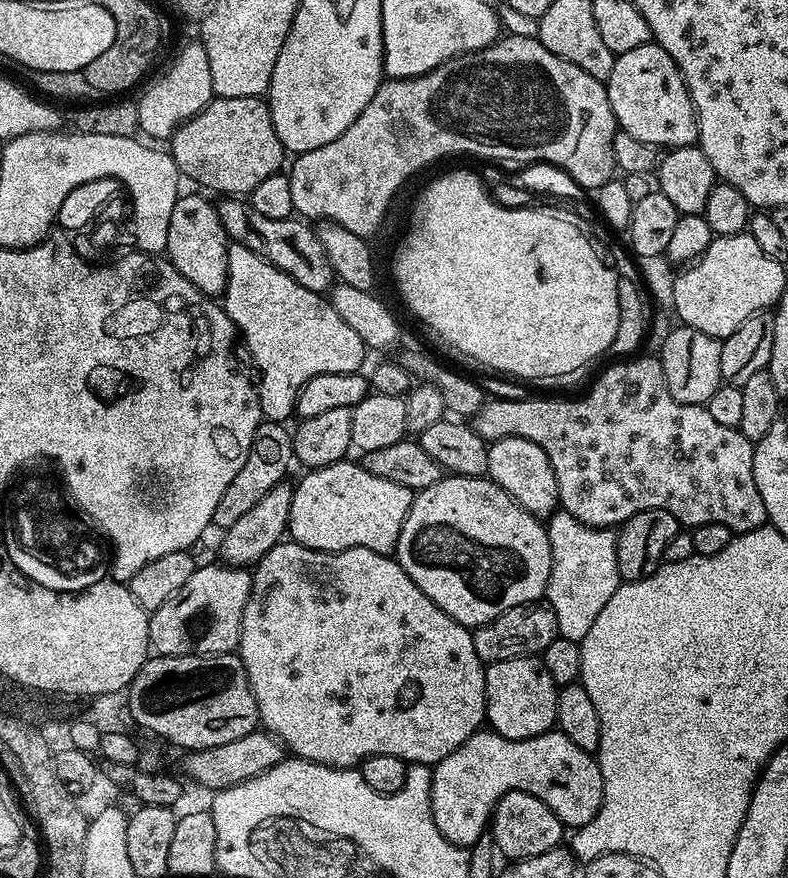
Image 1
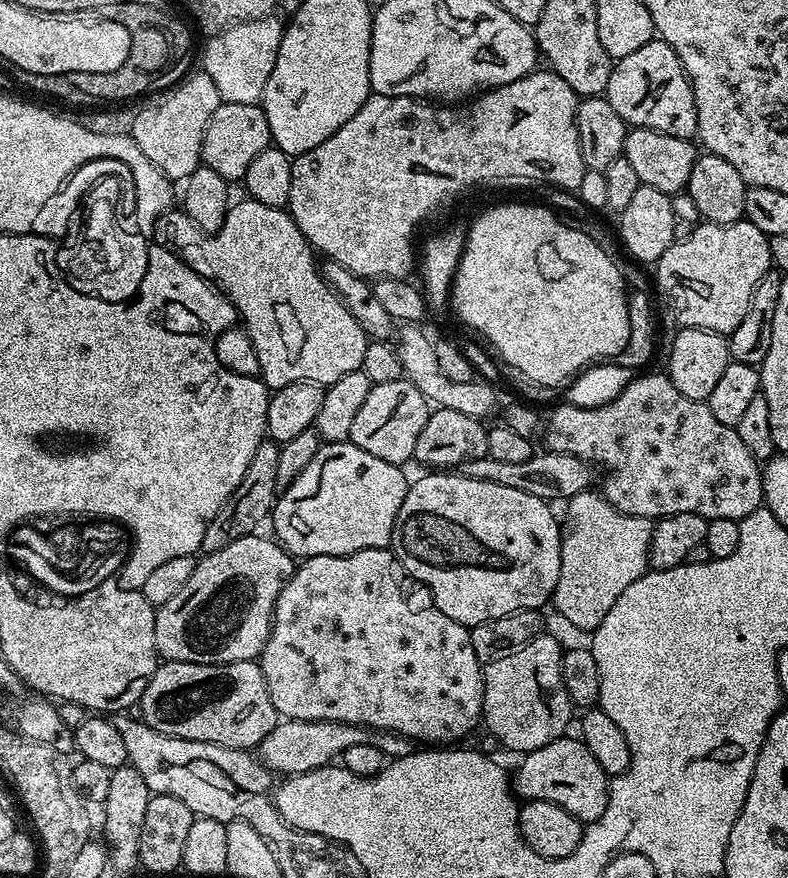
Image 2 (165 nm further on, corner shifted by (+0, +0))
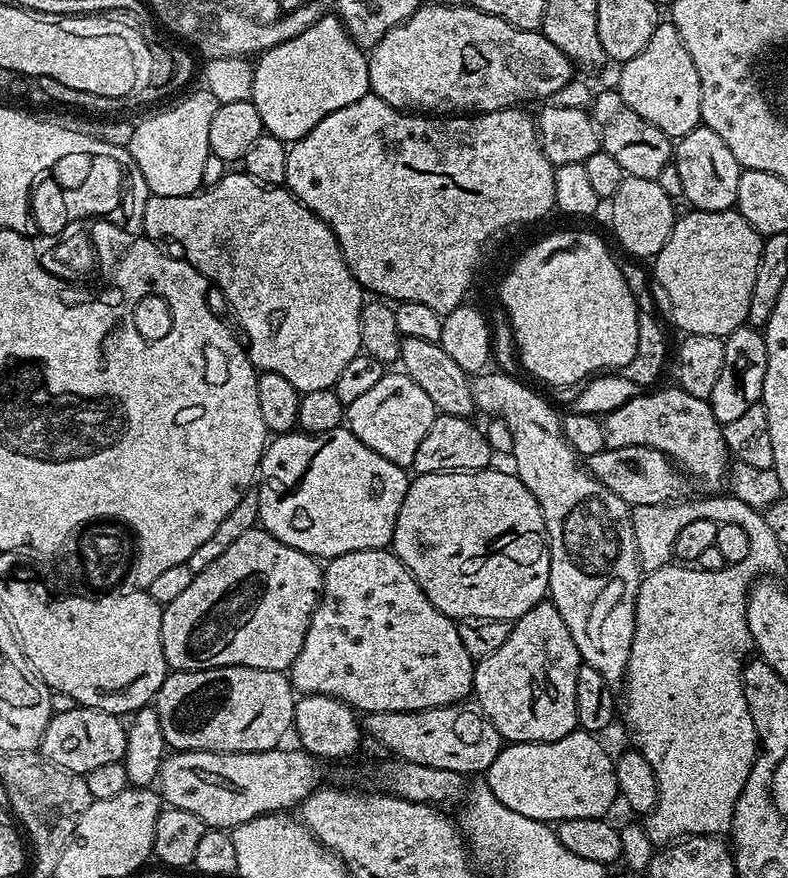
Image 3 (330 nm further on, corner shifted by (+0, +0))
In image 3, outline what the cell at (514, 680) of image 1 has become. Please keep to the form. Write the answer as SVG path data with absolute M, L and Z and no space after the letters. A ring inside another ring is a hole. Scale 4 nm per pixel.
M550 602L535 604L512 624L510 638L486 658L475 661L475 703L494 722L498 734L513 744L541 744L577 731L574 682L582 661L562 614Z

